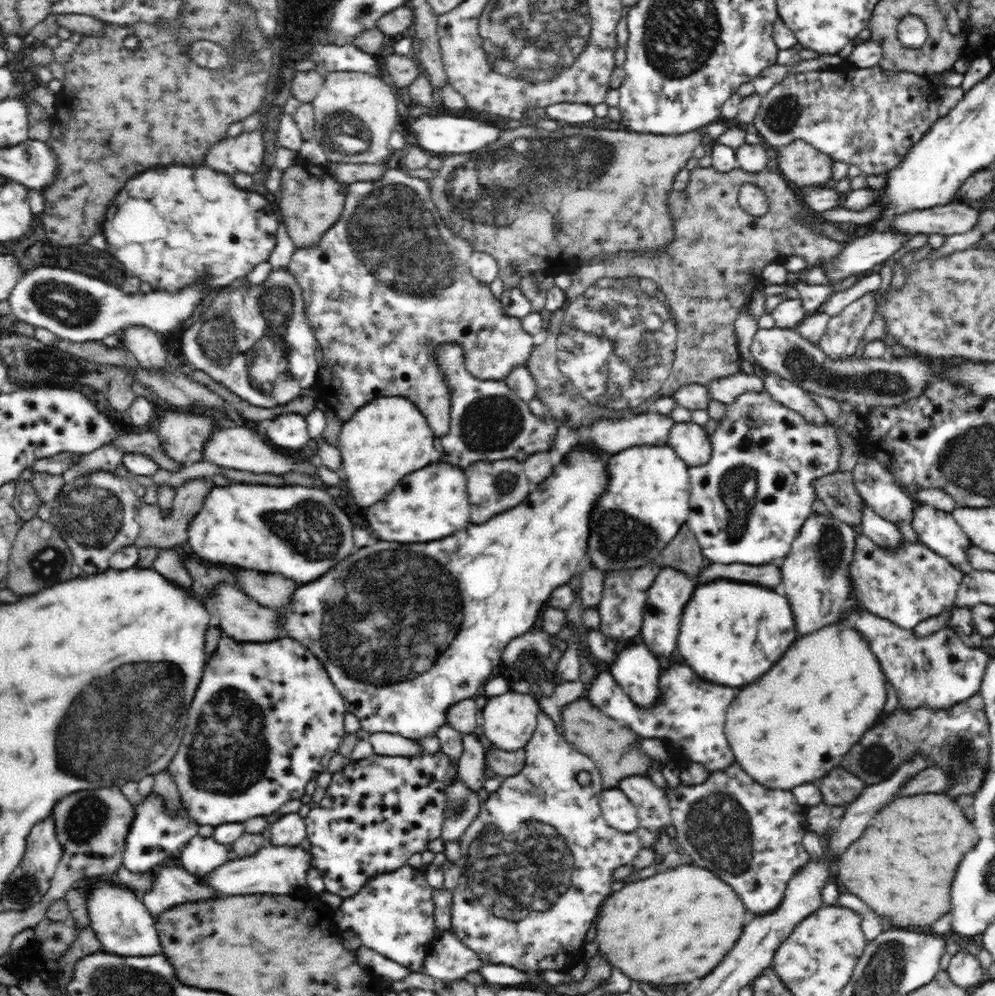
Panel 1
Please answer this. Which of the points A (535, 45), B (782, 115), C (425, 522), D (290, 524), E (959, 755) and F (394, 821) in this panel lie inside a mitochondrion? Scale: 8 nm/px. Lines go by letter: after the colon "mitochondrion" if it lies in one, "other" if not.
A: mitochondrion
B: mitochondrion
C: other
D: mitochondrion
E: mitochondrion
F: other

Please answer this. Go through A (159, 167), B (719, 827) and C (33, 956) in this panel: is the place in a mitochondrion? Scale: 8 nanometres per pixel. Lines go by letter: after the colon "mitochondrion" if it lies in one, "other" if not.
A: other
B: mitochondrion
C: other

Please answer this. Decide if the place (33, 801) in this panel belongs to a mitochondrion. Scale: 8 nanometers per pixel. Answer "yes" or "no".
no

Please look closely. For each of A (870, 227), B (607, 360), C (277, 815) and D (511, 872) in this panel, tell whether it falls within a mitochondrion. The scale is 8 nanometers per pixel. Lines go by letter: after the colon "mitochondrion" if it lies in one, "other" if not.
A: other
B: mitochondrion
C: other
D: mitochondrion

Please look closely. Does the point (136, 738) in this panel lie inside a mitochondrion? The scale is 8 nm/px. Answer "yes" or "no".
yes

